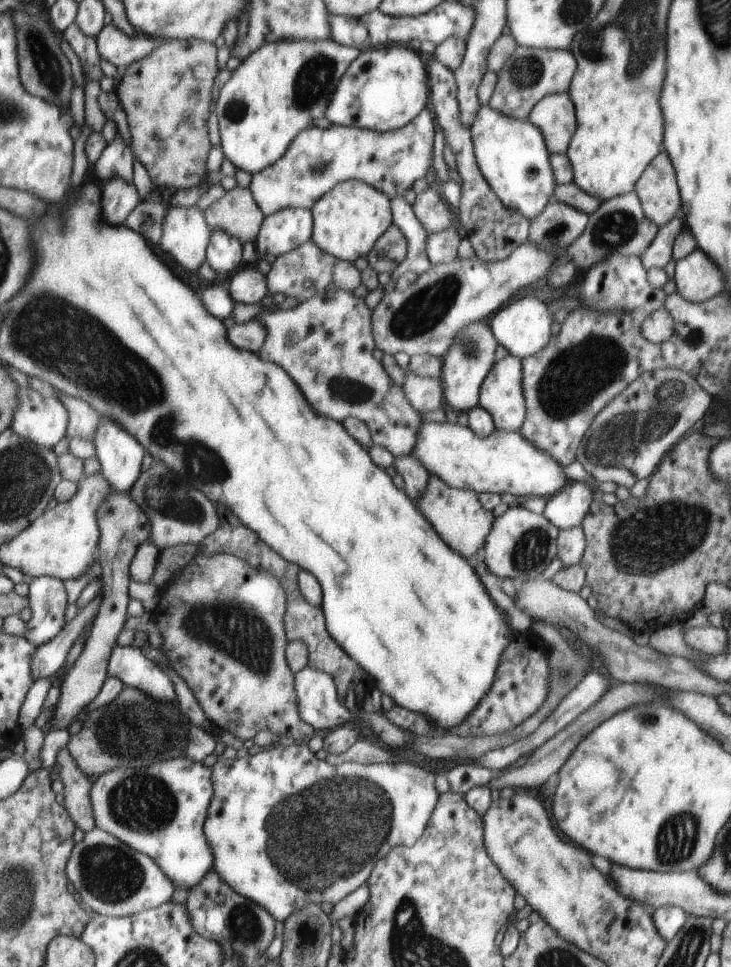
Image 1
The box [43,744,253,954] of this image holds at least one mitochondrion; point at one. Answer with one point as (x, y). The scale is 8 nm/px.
(141, 802)

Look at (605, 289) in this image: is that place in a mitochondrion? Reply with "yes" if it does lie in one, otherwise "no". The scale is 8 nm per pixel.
no

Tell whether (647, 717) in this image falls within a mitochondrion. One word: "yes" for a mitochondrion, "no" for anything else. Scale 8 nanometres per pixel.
yes

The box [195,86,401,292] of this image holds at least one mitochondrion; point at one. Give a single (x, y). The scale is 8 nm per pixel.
(235, 111)

